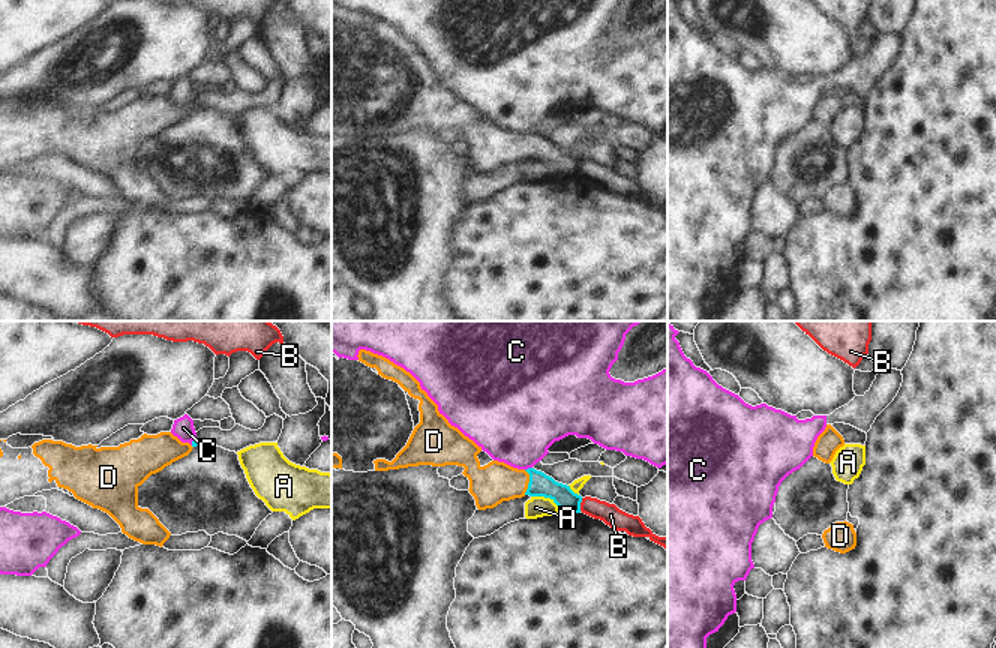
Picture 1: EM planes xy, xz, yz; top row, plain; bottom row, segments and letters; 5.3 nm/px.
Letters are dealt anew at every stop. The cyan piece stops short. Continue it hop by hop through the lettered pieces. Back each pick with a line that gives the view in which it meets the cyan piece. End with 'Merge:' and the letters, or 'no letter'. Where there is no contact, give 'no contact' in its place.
D: meets cyan in xz
Merge: D

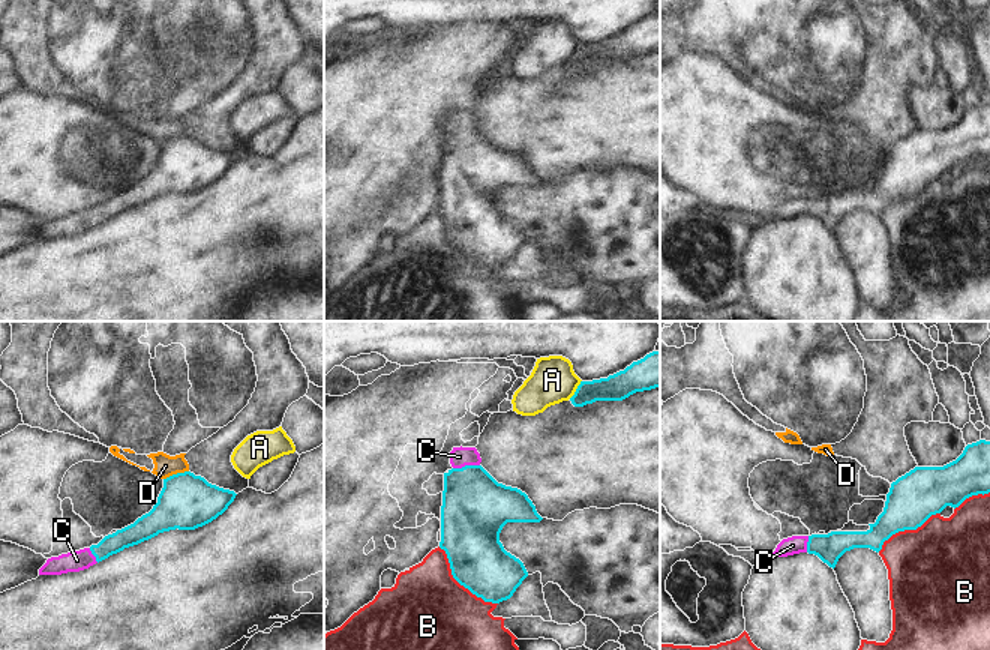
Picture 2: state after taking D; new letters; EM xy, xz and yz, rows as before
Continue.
C: meets cyan in xz
Merge: C

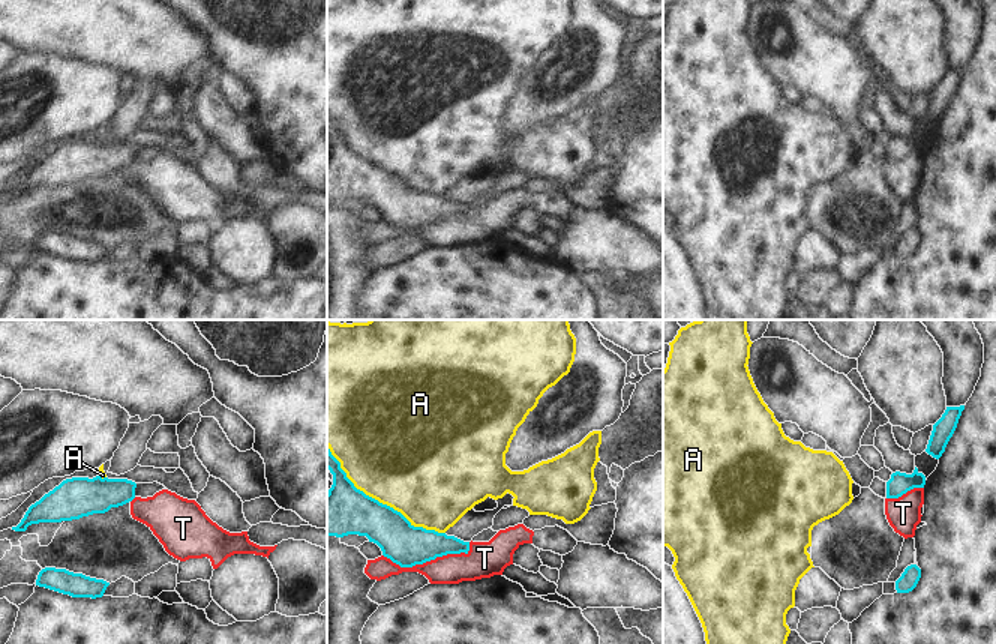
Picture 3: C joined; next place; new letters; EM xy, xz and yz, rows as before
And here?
Merge: no letter

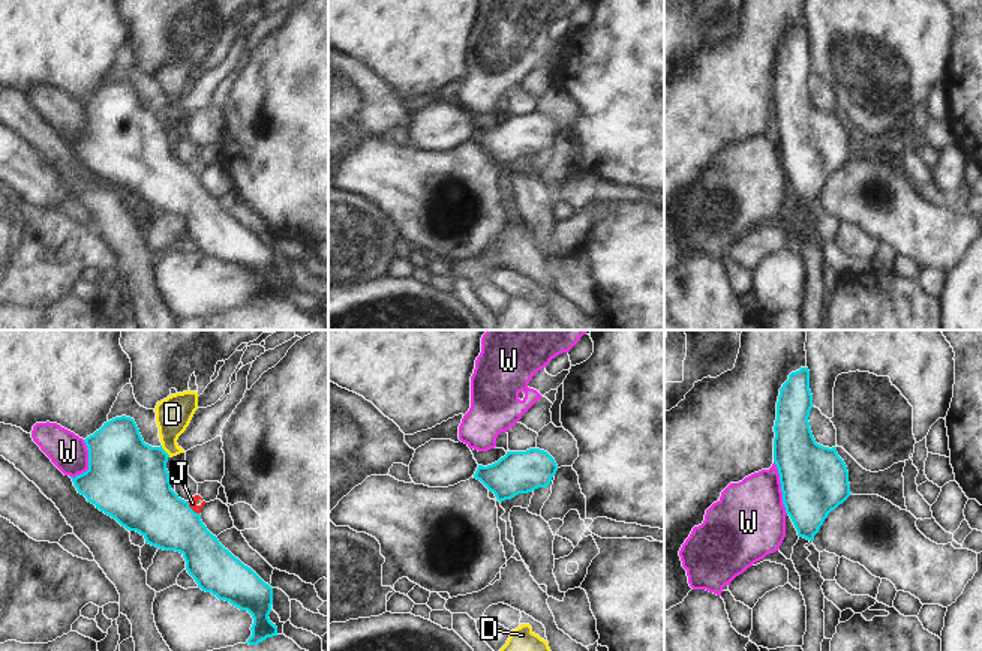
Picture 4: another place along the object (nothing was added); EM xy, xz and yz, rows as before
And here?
Merge: no letter

